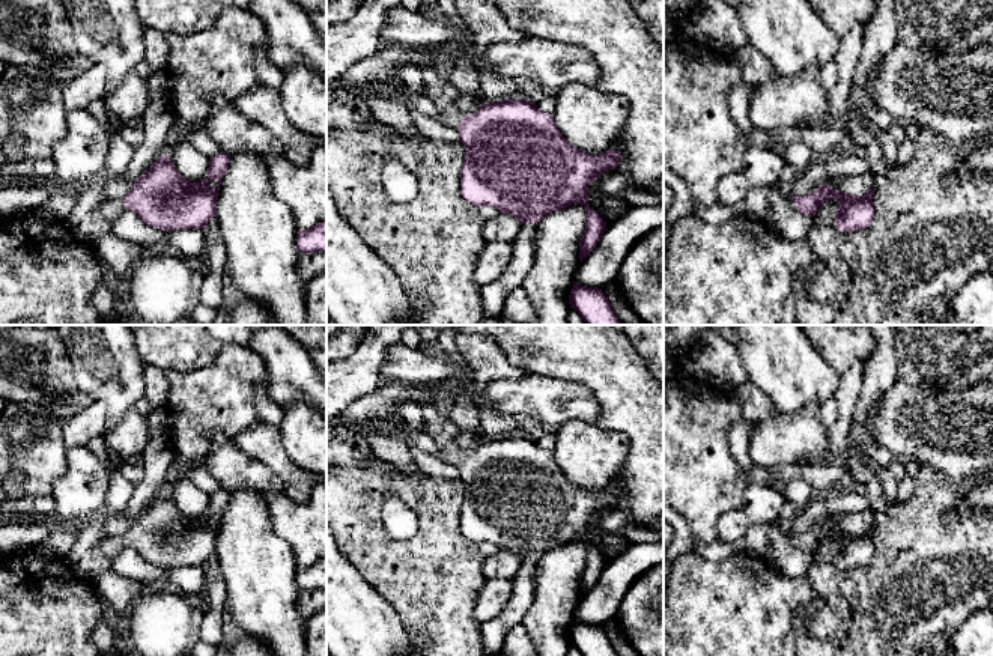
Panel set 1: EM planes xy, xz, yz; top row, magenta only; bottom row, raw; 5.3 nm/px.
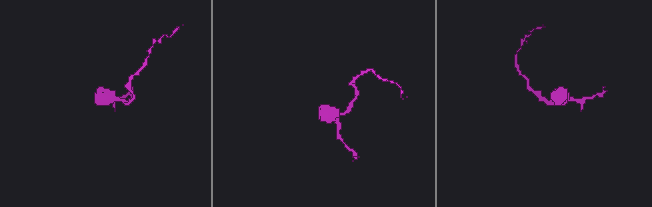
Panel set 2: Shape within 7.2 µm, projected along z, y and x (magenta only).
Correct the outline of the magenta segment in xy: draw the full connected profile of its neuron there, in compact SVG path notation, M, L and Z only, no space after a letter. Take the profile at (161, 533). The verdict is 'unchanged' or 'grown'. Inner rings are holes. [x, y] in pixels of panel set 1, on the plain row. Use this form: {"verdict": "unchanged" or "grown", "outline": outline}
{"verdict": "grown", "outline": "M223 487L209 497L208 515L202 519L185 516L164 490L134 519L123 536L111 536L99 543L98 554L114 560L125 546L135 549L143 560L164 569L202 566L217 554L217 537L221 516L230 501L230 492Z"}

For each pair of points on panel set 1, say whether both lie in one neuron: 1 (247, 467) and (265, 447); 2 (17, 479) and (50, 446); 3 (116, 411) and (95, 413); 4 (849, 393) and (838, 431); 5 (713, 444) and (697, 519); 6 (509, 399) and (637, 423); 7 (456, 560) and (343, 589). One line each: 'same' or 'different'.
1: different
2: same
3: different
4: same
5: same
6: different
7: different

